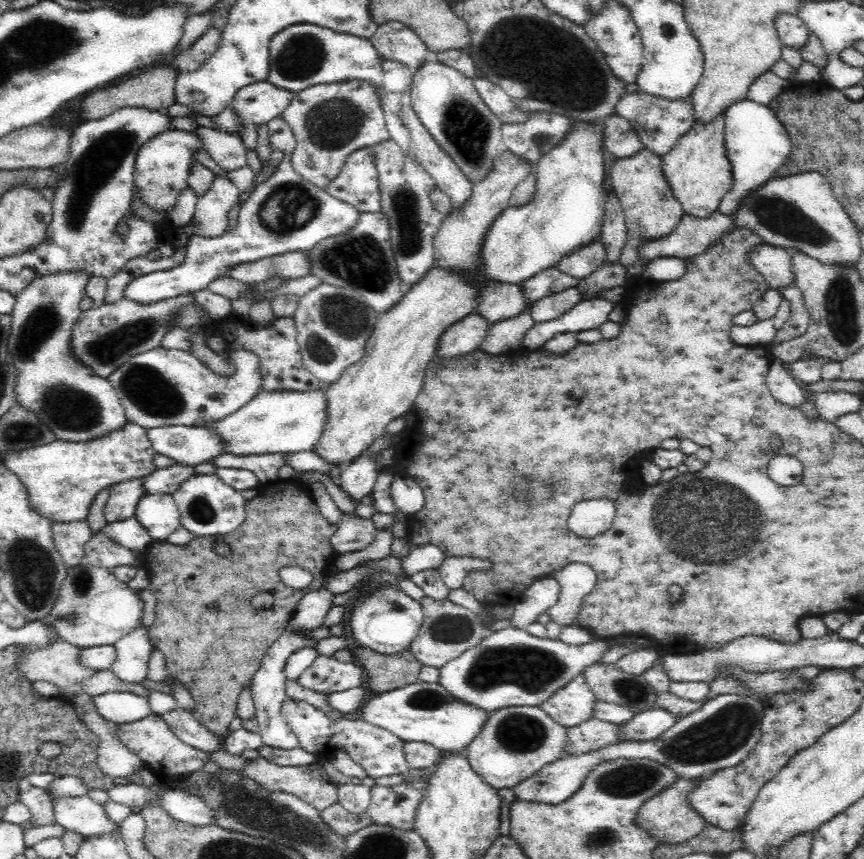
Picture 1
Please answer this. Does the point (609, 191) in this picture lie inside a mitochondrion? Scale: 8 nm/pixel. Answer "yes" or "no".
no

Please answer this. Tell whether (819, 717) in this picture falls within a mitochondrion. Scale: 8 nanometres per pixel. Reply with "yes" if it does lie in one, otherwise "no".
no

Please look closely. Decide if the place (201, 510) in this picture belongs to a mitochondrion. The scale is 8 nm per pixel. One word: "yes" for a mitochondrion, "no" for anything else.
yes

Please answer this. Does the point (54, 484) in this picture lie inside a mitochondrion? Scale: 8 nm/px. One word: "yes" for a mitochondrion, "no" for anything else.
no

